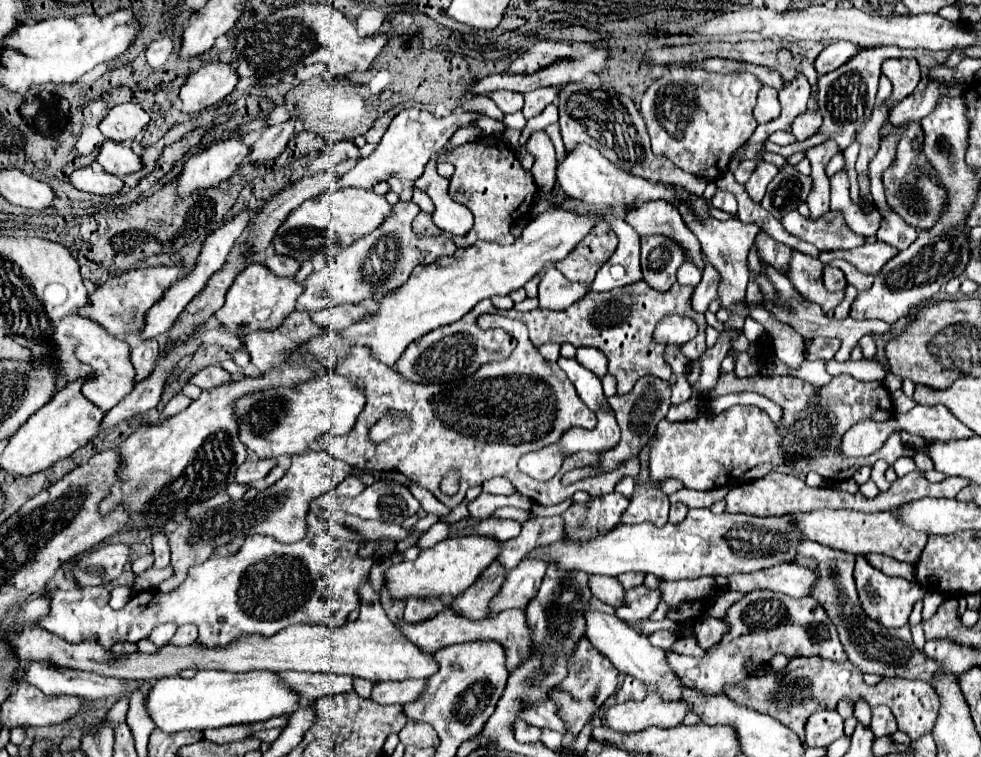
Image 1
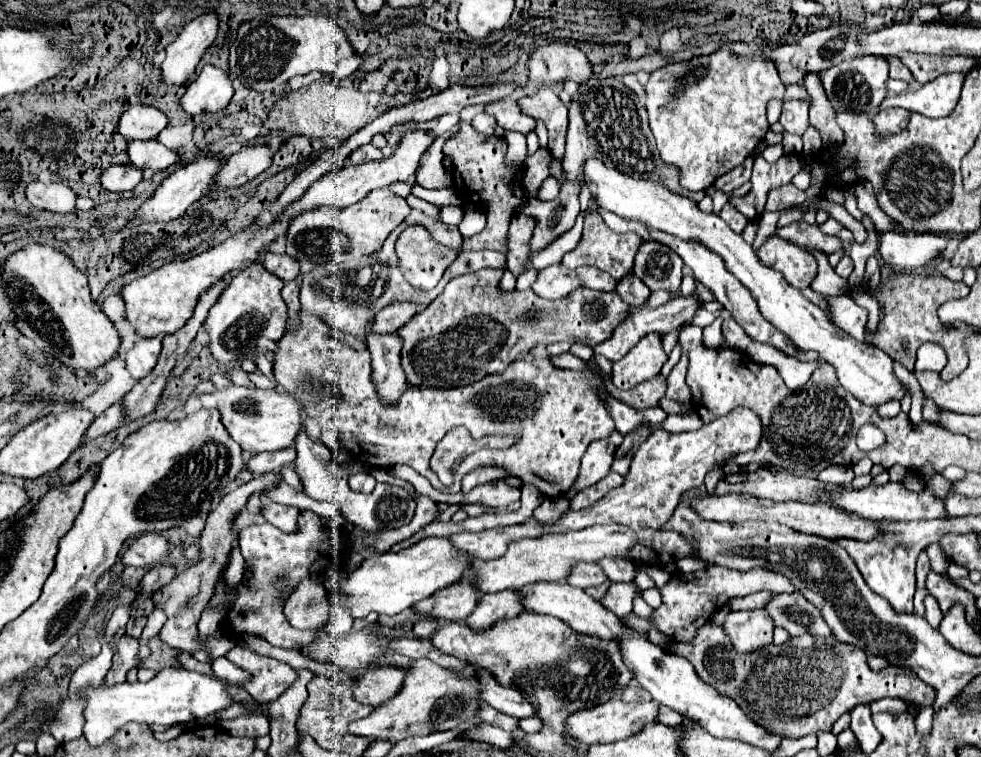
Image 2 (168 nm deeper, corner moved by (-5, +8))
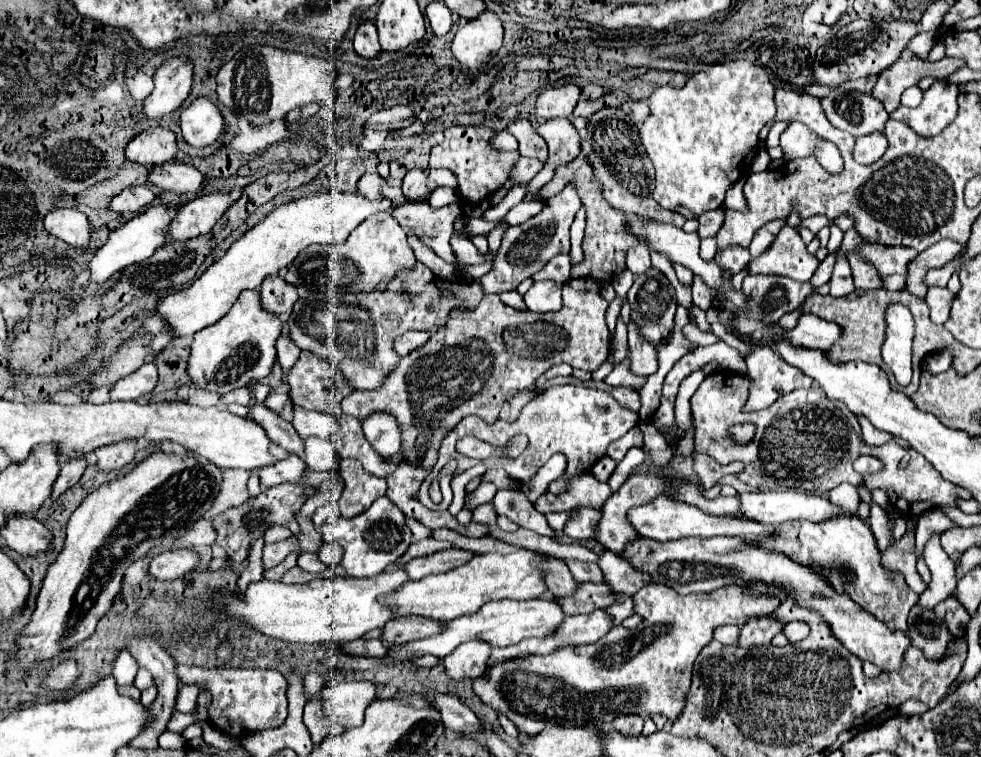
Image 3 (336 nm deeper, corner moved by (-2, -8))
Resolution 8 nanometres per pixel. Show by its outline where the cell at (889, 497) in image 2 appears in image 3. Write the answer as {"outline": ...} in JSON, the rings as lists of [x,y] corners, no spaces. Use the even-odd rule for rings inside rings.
{"outline":[[[756,490],[748,494],[740,494],[740,508],[734,516],[744,518],[744,520],[754,520],[764,526],[776,526],[786,520],[812,520],[820,522],[826,518],[834,518],[846,514],[840,506],[832,504],[826,498],[814,496],[814,494],[804,494],[804,492],[794,492],[794,490]]]}

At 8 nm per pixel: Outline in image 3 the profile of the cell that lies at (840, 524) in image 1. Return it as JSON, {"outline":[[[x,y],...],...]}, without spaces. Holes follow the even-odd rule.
{"outline":[[[658,496],[654,498],[650,504],[638,506],[638,508],[630,508],[628,512],[628,520],[632,524],[632,528],[644,536],[644,538],[652,538],[658,542],[666,542],[666,540],[678,540],[678,538],[686,538],[686,536],[738,536],[744,540],[754,540],[758,536],[768,536],[772,526],[762,526],[756,524],[752,520],[738,520],[734,516],[710,516],[704,514],[702,510],[676,502],[672,498]]]}

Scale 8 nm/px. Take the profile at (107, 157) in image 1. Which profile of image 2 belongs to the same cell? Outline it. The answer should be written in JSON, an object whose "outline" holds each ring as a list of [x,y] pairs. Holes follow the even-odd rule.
{"outline":[[[133,140],[127,142],[125,148],[131,164],[139,170],[151,168],[151,170],[165,170],[171,164],[175,164],[179,160],[177,152],[165,148],[163,144],[159,144],[157,140]]]}

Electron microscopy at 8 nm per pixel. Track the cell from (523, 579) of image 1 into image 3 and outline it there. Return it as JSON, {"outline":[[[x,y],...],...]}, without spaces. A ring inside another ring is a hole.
{"outline":[[[480,640],[466,642],[444,658],[444,672],[456,682],[462,682],[466,678],[474,680],[482,676],[488,656],[490,656],[490,644],[484,644]]]}

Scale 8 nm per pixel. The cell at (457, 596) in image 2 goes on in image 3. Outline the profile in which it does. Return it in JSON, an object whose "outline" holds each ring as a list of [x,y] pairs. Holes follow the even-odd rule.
{"outline":[[[404,616],[404,618],[394,618],[382,628],[382,642],[388,646],[396,644],[406,644],[412,640],[420,640],[426,636],[432,636],[440,632],[444,622],[420,618],[420,616]]]}

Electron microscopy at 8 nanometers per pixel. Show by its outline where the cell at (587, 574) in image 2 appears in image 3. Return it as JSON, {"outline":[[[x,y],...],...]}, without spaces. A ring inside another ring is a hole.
{"outline":[[[550,556],[550,560],[542,560],[542,576],[546,576],[546,588],[548,588],[550,596],[554,596],[554,598],[574,594],[574,588],[578,584],[572,578],[564,560],[554,558],[554,556]]]}

